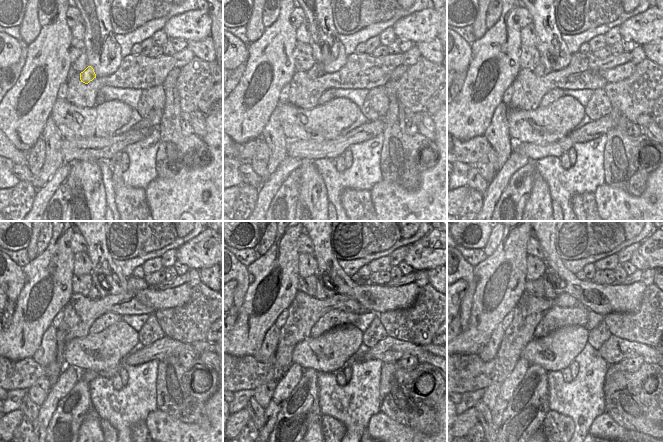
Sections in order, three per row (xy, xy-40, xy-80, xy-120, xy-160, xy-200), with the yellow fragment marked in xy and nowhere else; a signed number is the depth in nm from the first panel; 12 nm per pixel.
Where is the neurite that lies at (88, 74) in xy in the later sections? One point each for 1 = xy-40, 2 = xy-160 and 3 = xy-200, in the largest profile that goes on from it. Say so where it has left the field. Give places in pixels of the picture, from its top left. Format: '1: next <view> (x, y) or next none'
1: next xy-40 (317, 70)
2: next xy-160 (319, 295)
3: next xy-200 (548, 275)

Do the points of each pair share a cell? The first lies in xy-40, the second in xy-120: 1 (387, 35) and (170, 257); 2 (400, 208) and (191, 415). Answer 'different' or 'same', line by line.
1: same
2: different

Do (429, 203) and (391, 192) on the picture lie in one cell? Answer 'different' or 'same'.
same

